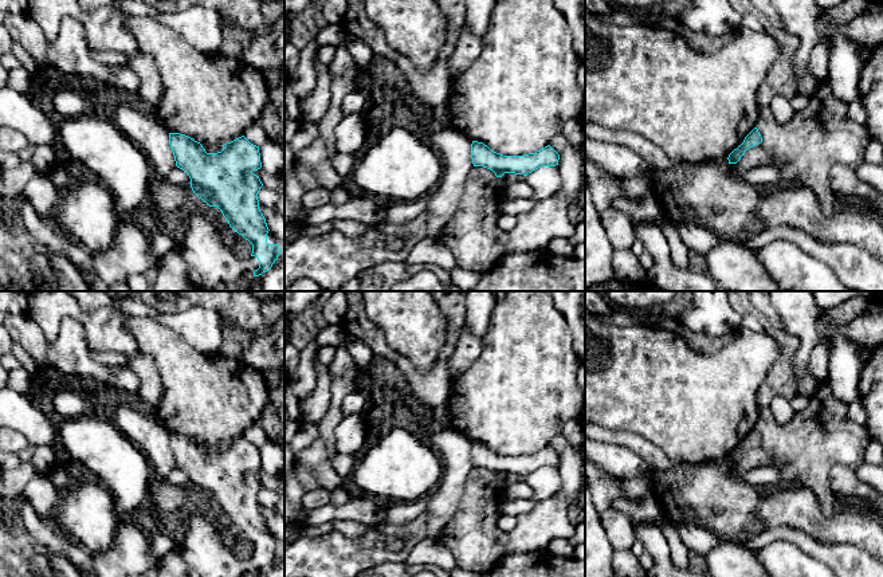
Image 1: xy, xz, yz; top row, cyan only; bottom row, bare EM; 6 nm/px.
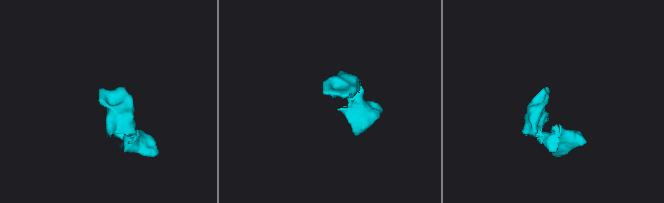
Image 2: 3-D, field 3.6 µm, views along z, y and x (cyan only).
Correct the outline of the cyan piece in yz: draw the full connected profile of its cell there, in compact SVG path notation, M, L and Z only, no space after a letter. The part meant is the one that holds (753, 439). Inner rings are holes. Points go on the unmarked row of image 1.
M754 428L754 429L745 437L743 443L742 443L737 450L734 450L734 451L729 455L729 458L727 458L729 464L737 464L737 463L741 460L741 458L743 456L743 454L745 454L749 448L753 448L753 447L756 447L756 445L758 445L758 444L761 444L761 443L762 443L762 437L761 437L758 429Z

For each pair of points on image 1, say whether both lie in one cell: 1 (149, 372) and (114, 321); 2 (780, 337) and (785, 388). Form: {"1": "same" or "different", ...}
{"1": "different", "2": "same"}

